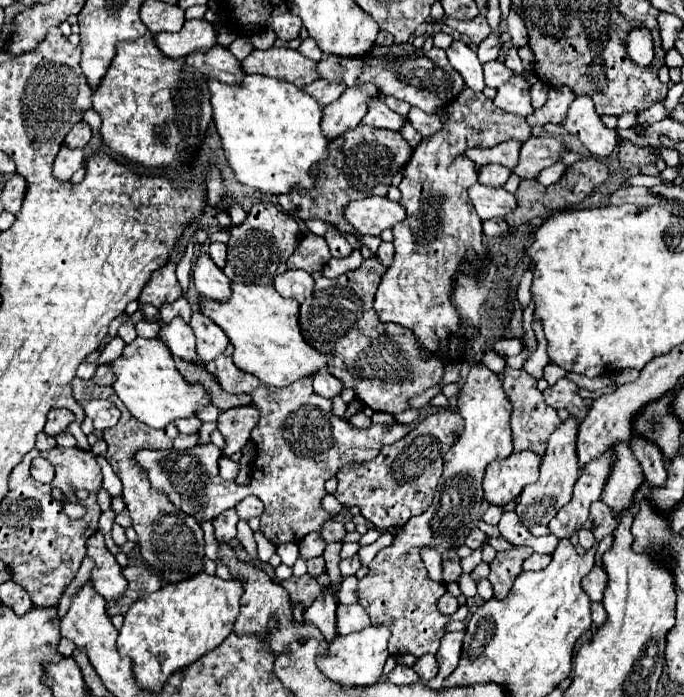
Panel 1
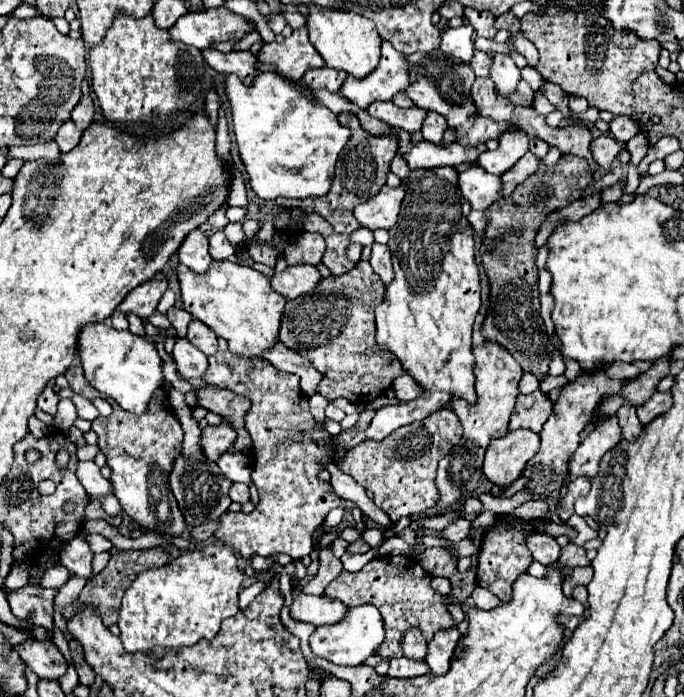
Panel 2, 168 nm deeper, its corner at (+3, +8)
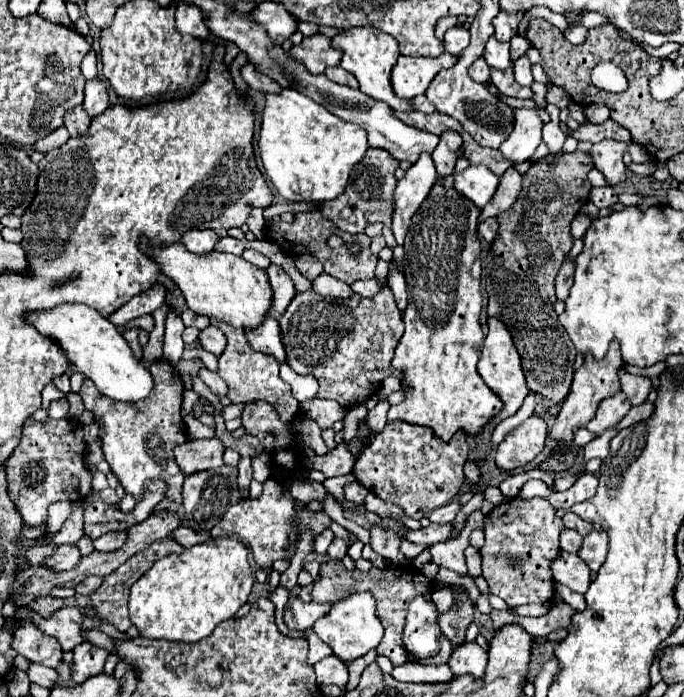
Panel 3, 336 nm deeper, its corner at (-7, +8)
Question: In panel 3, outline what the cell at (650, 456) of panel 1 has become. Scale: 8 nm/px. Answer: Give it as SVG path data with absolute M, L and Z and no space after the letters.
M628 371L620 373L620 383L622 383L622 391L626 393L628 401L632 405L642 405L652 389L652 379L650 377L640 377L640 375L632 375Z

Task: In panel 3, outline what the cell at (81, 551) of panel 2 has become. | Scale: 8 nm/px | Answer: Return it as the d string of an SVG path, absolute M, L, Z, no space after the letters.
M58 545L58 549L46 557L46 561L42 561L44 567L52 569L52 571L66 571L66 569L74 569L80 563L80 551L76 545Z

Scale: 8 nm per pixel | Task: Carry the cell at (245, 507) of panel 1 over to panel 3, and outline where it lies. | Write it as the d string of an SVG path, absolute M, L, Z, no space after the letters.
M242 457L238 463L238 485L248 487L252 481L252 457Z

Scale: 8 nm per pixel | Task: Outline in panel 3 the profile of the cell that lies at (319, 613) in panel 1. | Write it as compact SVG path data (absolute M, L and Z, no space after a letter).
M334 537L334 541L332 541L330 547L328 547L328 557L330 557L332 561L342 561L342 559L346 557L346 551L348 551L348 543L346 543L344 539Z

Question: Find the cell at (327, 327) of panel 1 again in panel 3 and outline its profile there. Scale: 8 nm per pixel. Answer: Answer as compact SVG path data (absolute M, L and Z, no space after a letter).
M386 287L372 299L364 299L360 295L352 295L350 299L326 299L314 291L298 293L288 305L286 313L278 319L278 323L282 345L286 351L286 363L290 363L296 373L312 375L318 379L320 389L316 397L320 399L334 399L342 407L354 407L364 403L370 395L378 393L382 379L390 375L402 379L402 373L390 365L392 353L402 337L402 317L398 313L390 287Z

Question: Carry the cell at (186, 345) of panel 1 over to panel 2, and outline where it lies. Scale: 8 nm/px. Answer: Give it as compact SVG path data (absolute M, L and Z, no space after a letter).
M180 337L176 339L174 351L172 351L178 371L184 379L192 379L192 377L202 377L206 367L208 367L208 359L204 353L200 353L200 349L196 349L188 339Z

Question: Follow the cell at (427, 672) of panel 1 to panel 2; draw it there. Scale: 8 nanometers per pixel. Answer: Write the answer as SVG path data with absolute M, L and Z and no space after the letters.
M410 629L410 631L406 631L406 635L402 639L402 651L404 651L404 657L422 661L428 653L428 643L418 629Z

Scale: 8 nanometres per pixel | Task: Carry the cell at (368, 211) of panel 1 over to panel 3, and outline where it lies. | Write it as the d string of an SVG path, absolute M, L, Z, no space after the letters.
M422 153L420 159L406 171L404 179L398 181L394 193L394 217L392 217L392 231L398 245L404 243L412 215L418 211L422 201L426 201L436 181L438 173L428 153Z

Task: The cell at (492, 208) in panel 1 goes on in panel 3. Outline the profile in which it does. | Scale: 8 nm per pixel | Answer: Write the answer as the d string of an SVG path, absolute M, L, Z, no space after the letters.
M468 165L468 169L454 175L454 189L480 209L492 199L496 187L498 177L486 165Z

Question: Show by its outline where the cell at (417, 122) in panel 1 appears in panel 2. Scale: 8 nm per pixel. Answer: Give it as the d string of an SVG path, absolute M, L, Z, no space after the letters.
M428 111L426 113L426 119L424 119L424 125L422 125L422 135L424 135L424 139L426 141L430 141L430 143L436 143L436 145L440 145L440 141L442 141L442 135L444 135L444 131L446 131L446 121L444 121L444 117L440 117L438 113L432 113L432 111Z

